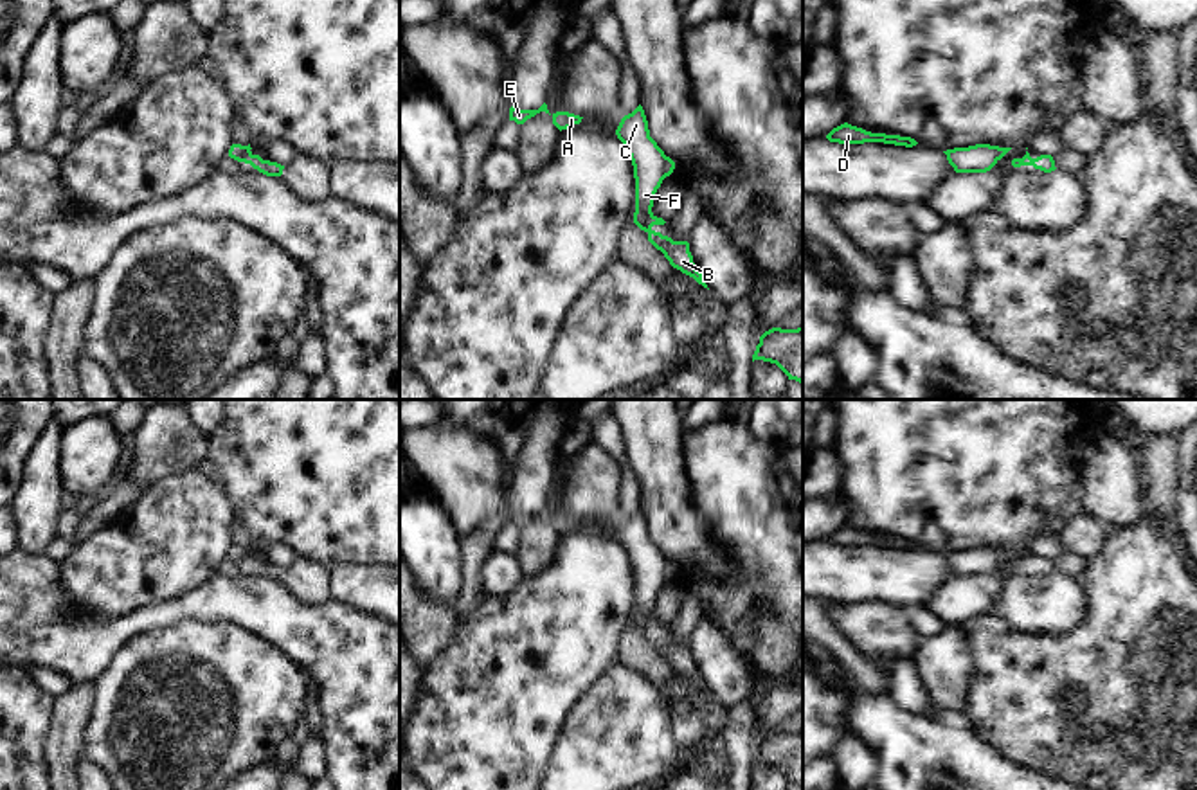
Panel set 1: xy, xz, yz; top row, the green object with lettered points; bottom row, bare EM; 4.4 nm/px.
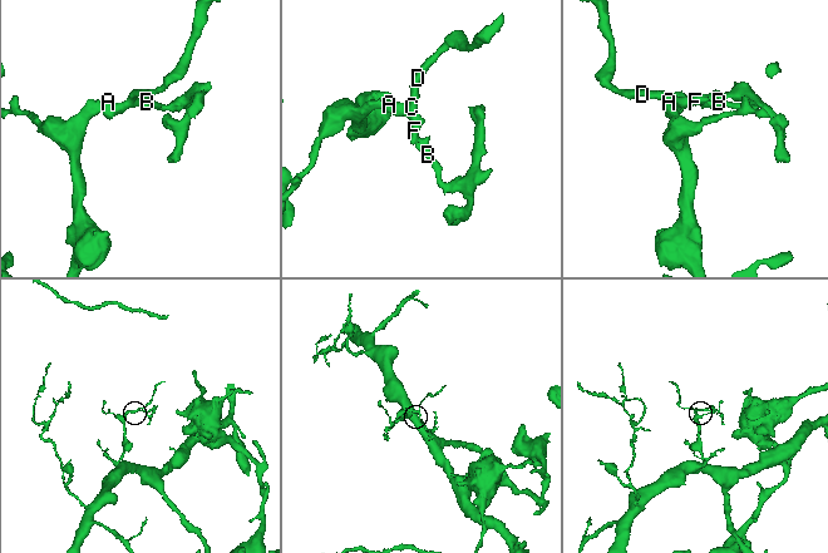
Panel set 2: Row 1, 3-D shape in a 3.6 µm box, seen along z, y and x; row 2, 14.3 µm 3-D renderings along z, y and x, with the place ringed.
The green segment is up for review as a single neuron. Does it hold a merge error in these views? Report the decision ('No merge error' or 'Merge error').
Merge error.

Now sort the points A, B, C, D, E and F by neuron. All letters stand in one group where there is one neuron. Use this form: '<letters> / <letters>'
A C D E F / B

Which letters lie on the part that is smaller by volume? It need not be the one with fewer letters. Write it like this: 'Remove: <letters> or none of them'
Remove: B

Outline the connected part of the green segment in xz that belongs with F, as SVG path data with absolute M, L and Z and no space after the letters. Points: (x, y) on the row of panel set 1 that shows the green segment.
M641 104L621 119L616 135L625 144L634 166L634 223L641 230L648 232L653 227L653 196L662 180L673 173L675 162L666 157L657 142L650 137L648 121Z

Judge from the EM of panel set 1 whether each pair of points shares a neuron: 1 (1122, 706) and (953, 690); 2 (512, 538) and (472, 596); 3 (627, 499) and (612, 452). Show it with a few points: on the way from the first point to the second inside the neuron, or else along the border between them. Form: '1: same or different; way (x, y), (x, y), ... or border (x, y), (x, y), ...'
1: different; border (971, 650), (972, 675), (963, 713)
2: different; border (508, 522), (495, 535), (490, 547)
3: same; way (627, 488), (621, 463)

